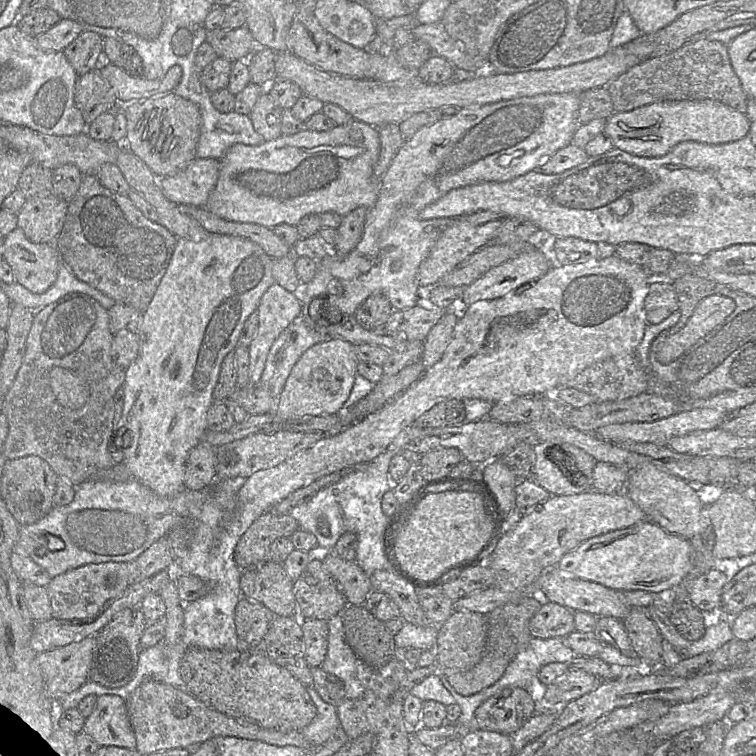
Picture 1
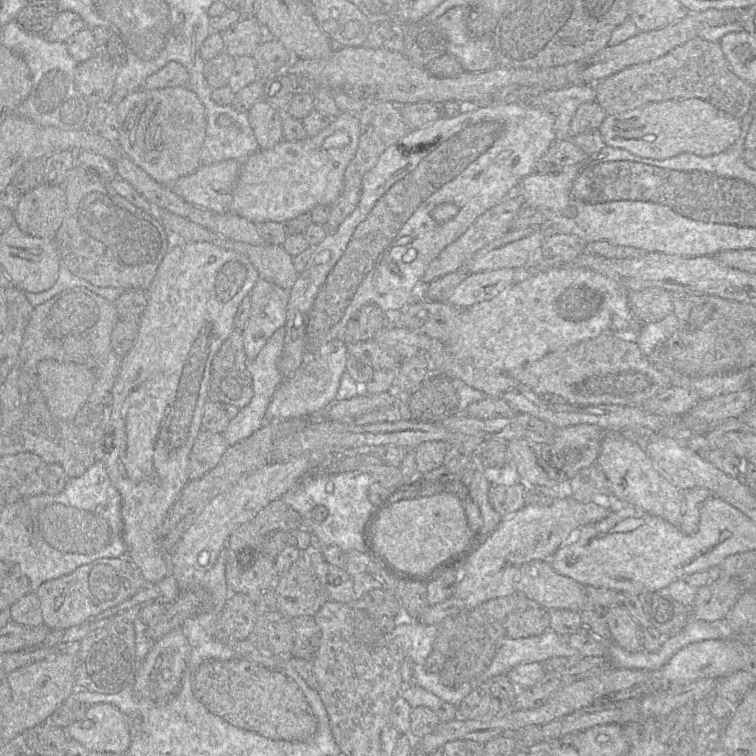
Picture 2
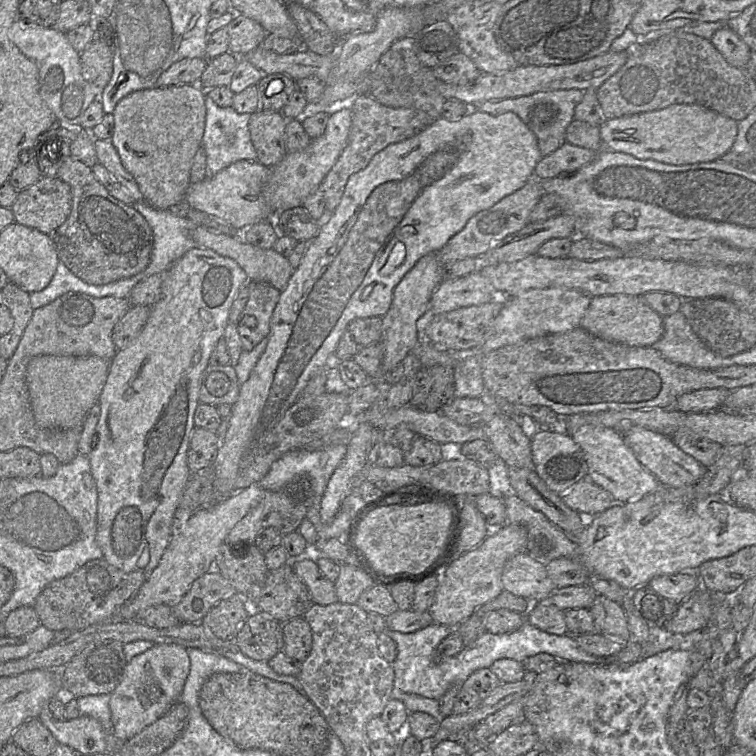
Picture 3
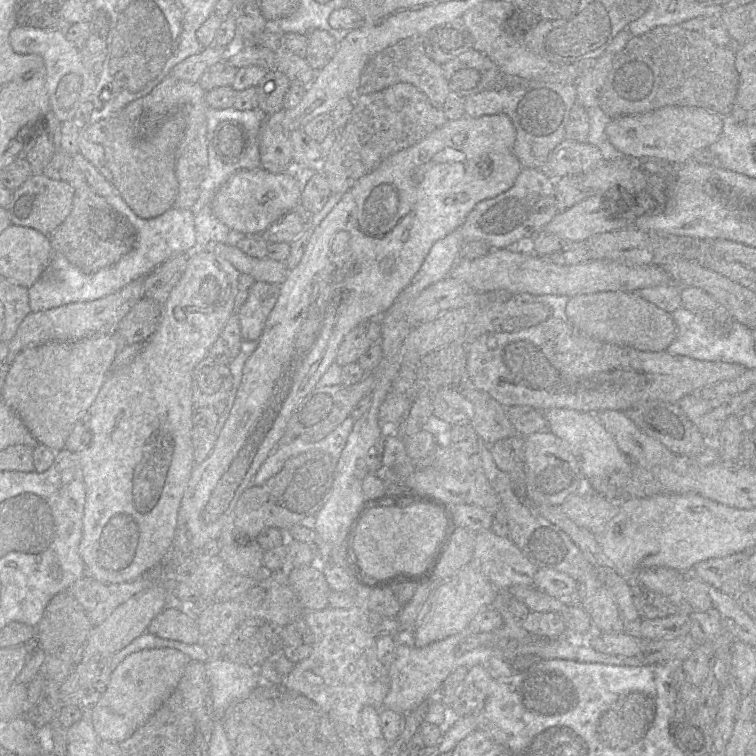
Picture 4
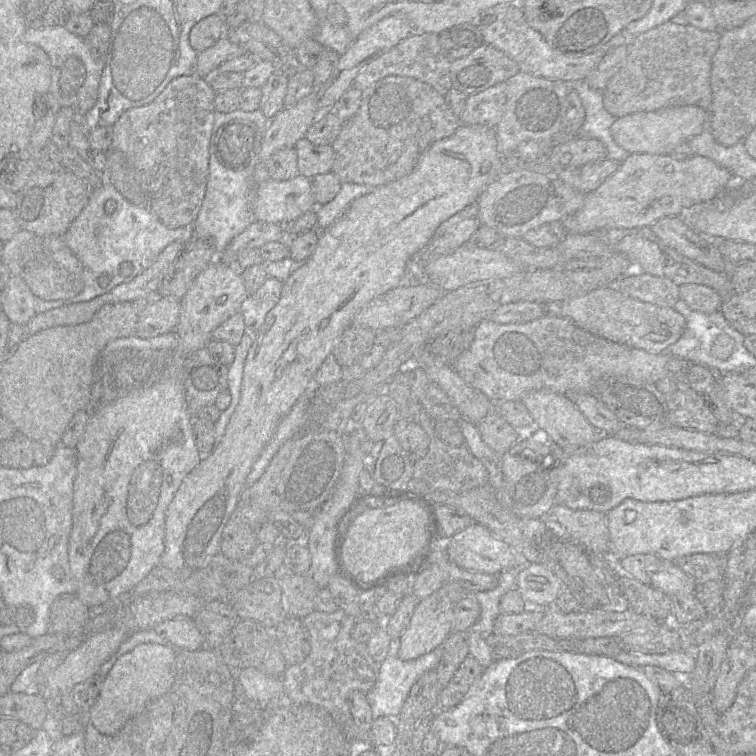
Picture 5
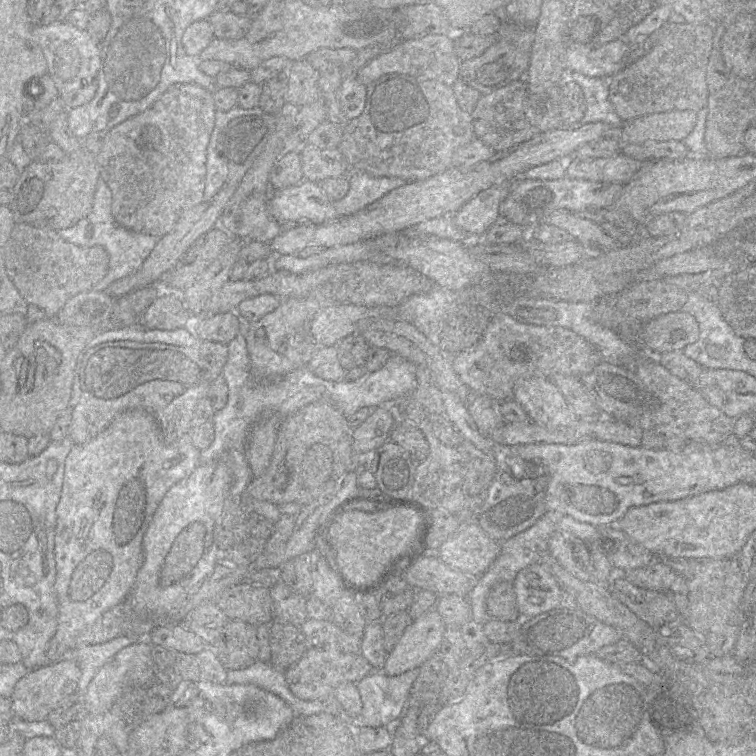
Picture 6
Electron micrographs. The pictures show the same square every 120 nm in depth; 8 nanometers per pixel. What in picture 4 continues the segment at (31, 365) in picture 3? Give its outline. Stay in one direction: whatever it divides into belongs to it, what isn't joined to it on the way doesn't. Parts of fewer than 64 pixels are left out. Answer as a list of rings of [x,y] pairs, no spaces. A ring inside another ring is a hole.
[[[116,332],[74,342],[48,342],[21,351],[7,367],[1,396],[41,443],[55,452],[65,448],[75,423],[88,411],[110,366],[125,345]]]

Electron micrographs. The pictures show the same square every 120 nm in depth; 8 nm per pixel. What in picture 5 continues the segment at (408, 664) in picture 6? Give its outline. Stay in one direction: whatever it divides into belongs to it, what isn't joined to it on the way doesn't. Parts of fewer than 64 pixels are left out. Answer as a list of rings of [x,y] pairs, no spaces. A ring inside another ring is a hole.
[[[446,582],[431,595],[420,600],[413,612],[413,615],[407,628],[399,637],[397,657],[403,661],[414,660],[439,647],[446,640],[446,638],[453,632],[454,608],[456,604],[461,599],[465,598],[469,593],[473,592],[467,592],[467,590],[457,582]]]

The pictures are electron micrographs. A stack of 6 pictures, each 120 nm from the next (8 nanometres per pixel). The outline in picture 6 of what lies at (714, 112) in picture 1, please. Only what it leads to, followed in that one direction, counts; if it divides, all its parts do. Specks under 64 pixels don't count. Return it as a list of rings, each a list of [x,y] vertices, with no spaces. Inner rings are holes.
[[[672,110],[646,114],[623,121],[620,141],[623,144],[640,144],[646,141],[683,140],[694,128],[697,112]]]

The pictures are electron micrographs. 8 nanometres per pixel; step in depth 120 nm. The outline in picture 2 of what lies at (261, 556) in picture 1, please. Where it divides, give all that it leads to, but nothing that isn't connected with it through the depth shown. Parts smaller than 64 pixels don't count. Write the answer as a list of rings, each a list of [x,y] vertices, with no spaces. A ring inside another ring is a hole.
[[[282,498],[270,502],[253,519],[239,526],[229,537],[227,550],[262,549],[265,535],[273,530],[289,532],[301,528],[302,516]]]

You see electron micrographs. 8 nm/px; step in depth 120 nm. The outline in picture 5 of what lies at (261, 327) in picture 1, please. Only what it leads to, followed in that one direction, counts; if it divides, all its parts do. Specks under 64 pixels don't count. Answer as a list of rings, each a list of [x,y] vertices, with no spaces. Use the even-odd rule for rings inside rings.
[[[268,277],[260,288],[241,304],[245,326],[257,332],[263,325],[267,313],[280,299],[283,281]]]

